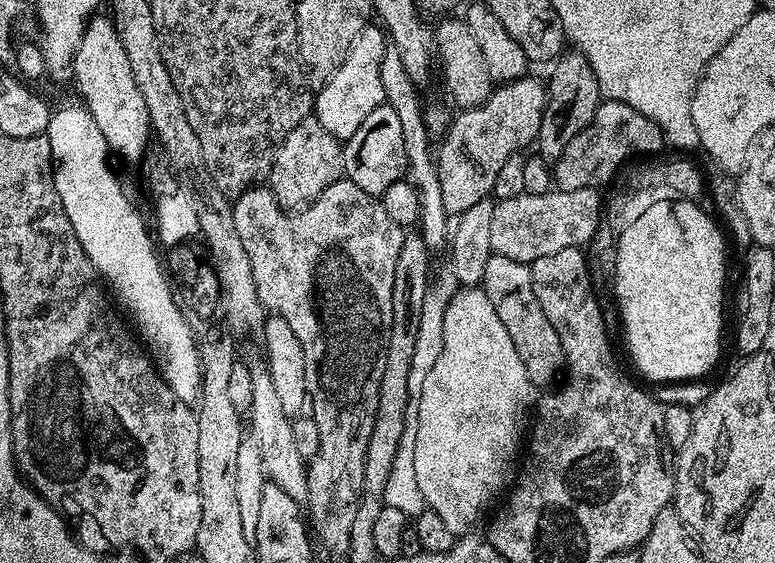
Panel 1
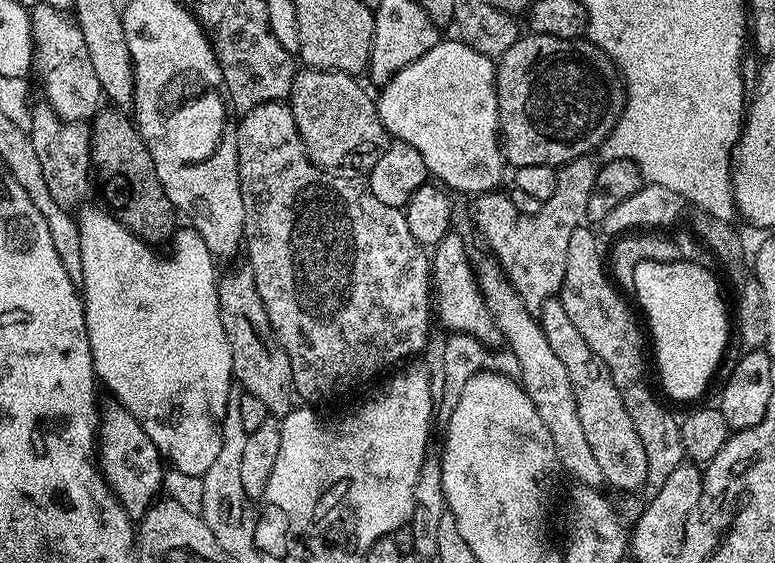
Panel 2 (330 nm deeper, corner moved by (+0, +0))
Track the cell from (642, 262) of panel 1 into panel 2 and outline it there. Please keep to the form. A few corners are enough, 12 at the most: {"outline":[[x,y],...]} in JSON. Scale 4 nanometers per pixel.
{"outline":[[638,262],[632,288],[672,400],[708,388],[730,312],[700,262]]}

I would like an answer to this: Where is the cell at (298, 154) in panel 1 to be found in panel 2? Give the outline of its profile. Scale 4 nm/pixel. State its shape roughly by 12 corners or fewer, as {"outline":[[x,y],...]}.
{"outline":[[305,67],[290,97],[318,168],[367,174],[386,144],[347,72]]}

